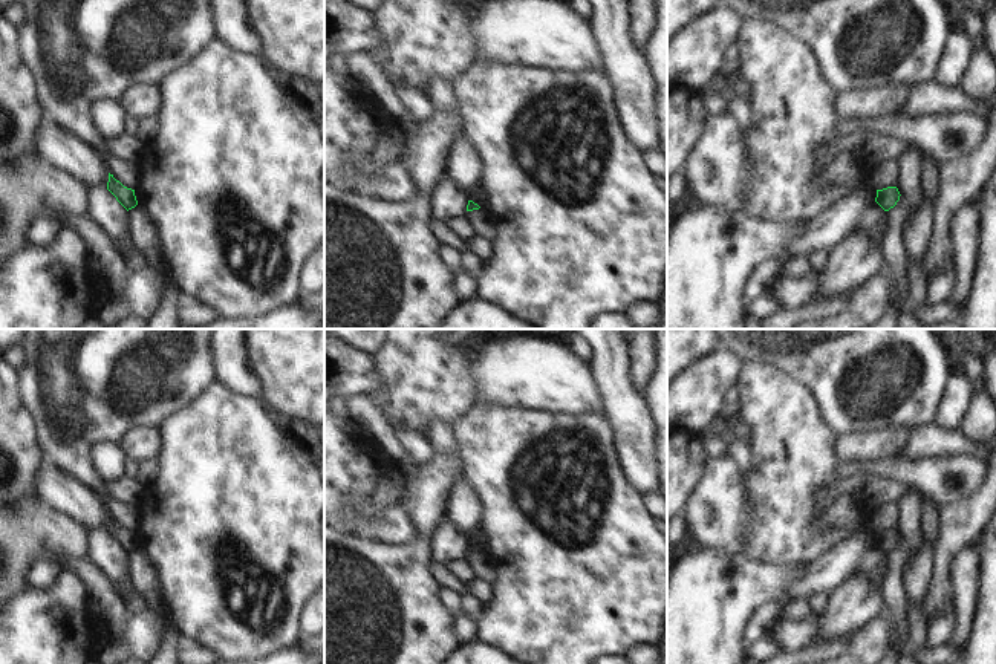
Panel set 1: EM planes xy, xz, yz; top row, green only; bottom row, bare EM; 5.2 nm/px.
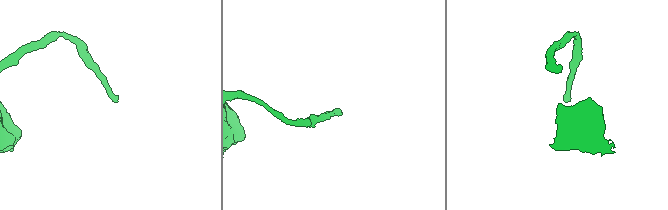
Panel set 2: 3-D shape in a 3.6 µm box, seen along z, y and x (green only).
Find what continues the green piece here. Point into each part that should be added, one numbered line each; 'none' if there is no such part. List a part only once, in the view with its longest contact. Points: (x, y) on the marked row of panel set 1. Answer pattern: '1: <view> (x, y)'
none

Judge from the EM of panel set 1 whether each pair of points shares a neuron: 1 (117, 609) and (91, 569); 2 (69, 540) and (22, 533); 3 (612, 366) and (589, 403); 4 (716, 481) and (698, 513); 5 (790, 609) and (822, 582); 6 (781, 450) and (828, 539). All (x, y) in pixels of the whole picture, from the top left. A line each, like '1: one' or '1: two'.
1: one
2: one
3: two
4: one
5: two
6: one

